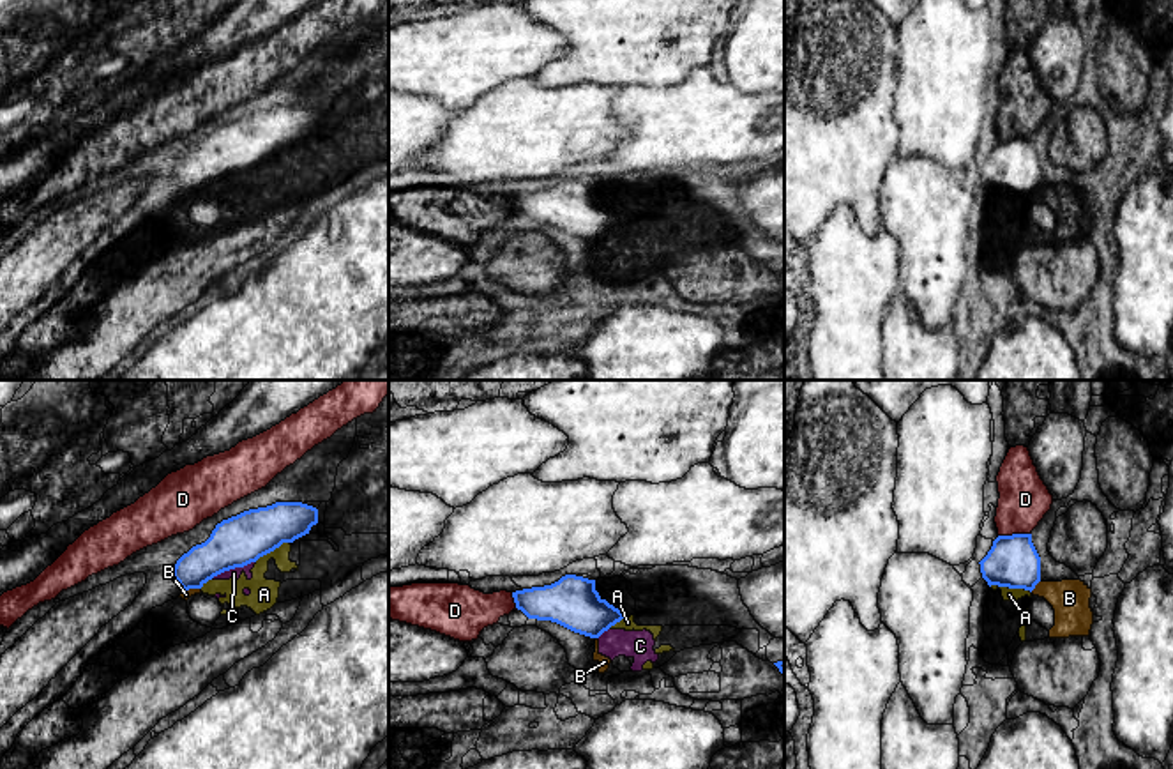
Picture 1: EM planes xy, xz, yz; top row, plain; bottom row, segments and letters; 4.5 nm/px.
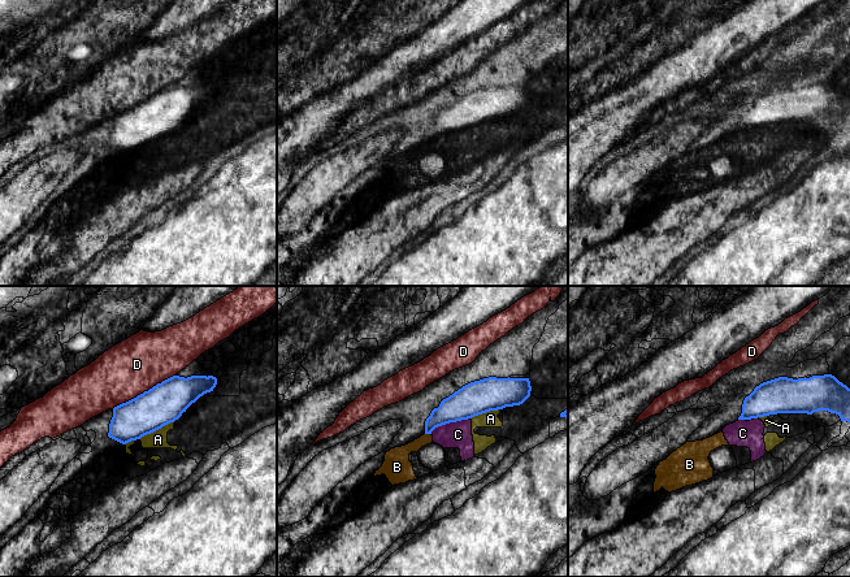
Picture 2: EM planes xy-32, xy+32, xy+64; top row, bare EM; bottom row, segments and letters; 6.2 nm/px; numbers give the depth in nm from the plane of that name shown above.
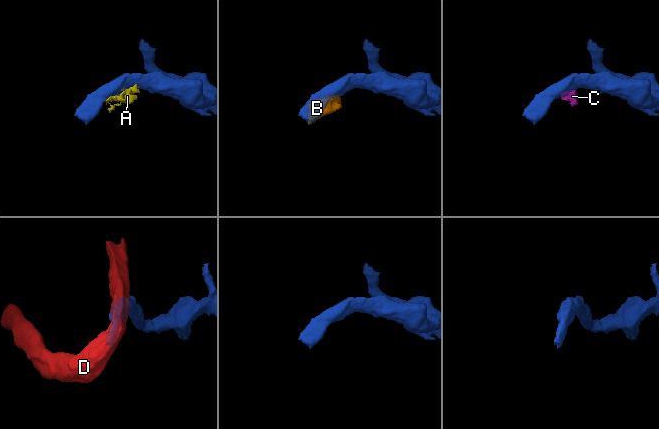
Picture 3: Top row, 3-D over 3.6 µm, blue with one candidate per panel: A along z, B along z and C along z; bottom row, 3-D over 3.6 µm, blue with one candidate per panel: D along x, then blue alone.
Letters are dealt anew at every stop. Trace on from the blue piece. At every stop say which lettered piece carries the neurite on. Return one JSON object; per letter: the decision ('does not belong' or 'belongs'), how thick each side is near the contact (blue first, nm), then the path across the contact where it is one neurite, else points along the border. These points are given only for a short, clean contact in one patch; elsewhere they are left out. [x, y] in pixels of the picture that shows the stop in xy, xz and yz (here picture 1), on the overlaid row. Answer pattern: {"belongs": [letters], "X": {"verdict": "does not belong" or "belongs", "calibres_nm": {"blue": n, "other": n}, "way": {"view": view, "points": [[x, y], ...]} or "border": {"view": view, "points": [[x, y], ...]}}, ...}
{"belongs": [], "A": {"verdict": "does not belong", "calibres_nm": {"blue": 240, "other": 60}}, "B": {"verdict": "does not belong", "calibres_nm": {"blue": 240, "other": 180}, "border": {"view": "yz", "points": [[1039, 580], [1030, 591]]}}, "C": {"verdict": "does not belong", "calibres_nm": {"blue": 220, "other": 50}, "border": {"view": "xy", "points": [[255, 561], [225, 570], [211, 578]]}}, "D": {"verdict": "does not belong", "calibres_nm": {"blue": 240, "other": 220}}}

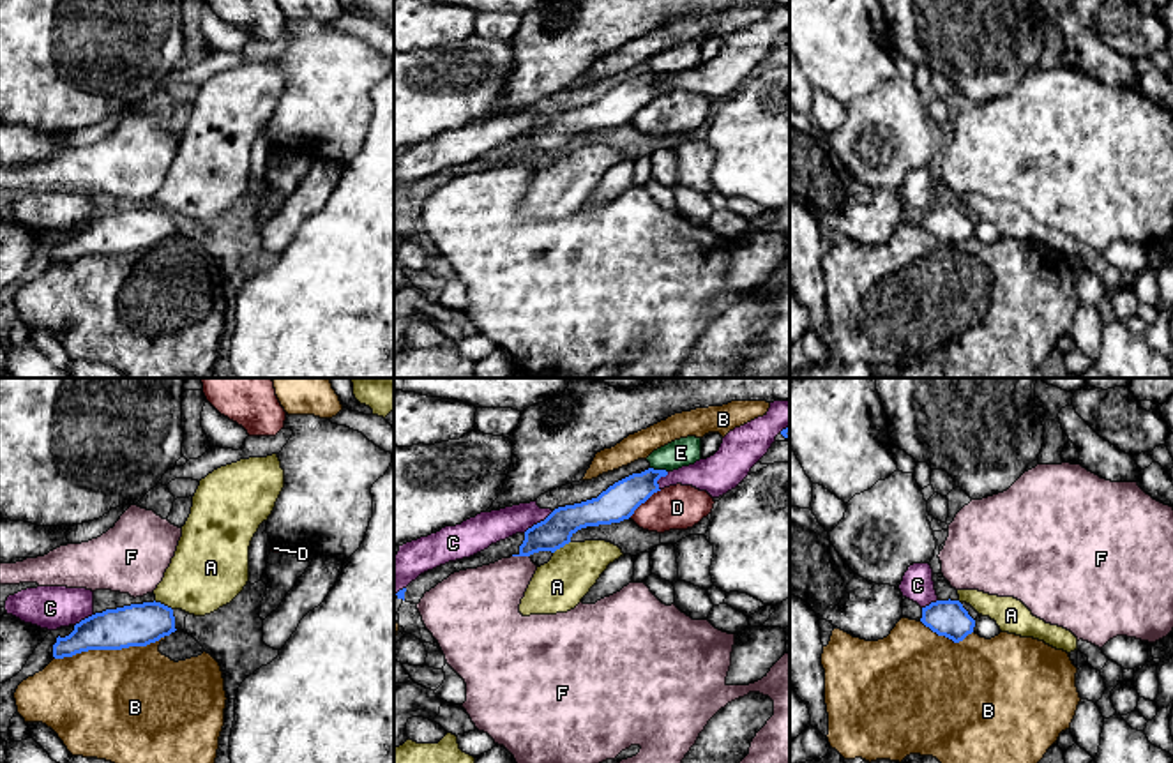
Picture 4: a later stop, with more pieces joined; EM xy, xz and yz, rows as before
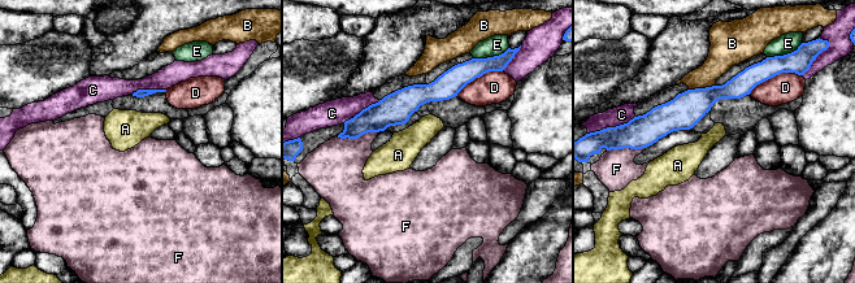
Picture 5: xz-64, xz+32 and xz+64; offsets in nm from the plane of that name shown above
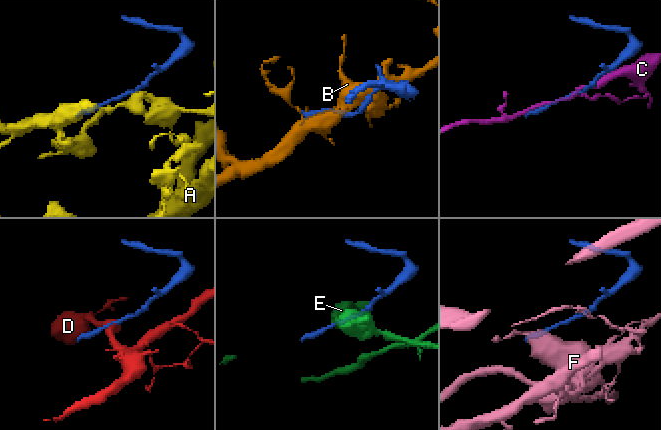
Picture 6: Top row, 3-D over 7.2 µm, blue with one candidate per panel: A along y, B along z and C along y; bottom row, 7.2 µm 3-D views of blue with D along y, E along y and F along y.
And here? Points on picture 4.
{"belongs": [], "A": {"verdict": "does not belong", "calibres_nm": {"blue": 190, "other": 340}, "border": {"view": "xy", "points": [[154, 601], [172, 610]]}}, "B": {"verdict": "does not belong", "calibres_nm": {"blue": 190, "other": 500}}, "C": {"verdict": "does not belong", "calibres_nm": {"blue": 150, "other": 150}}, "D": {"verdict": "does not belong", "calibres_nm": {"blue": 160, "other": 200}, "border": {"view": "xz", "points": [[661, 490], [654, 491], [629, 516]]}}, "E": {"verdict": "does not belong", "calibres_nm": {"blue": 160, "other": 130}, "border": {"view": "xz", "points": [[650, 467], [666, 472]]}}, "F": {"verdict": "does not belong", "calibres_nm": {"blue": 150, "other": 300}, "border": {"view": "xz", "points": [[513, 555], [529, 557]]}}}

